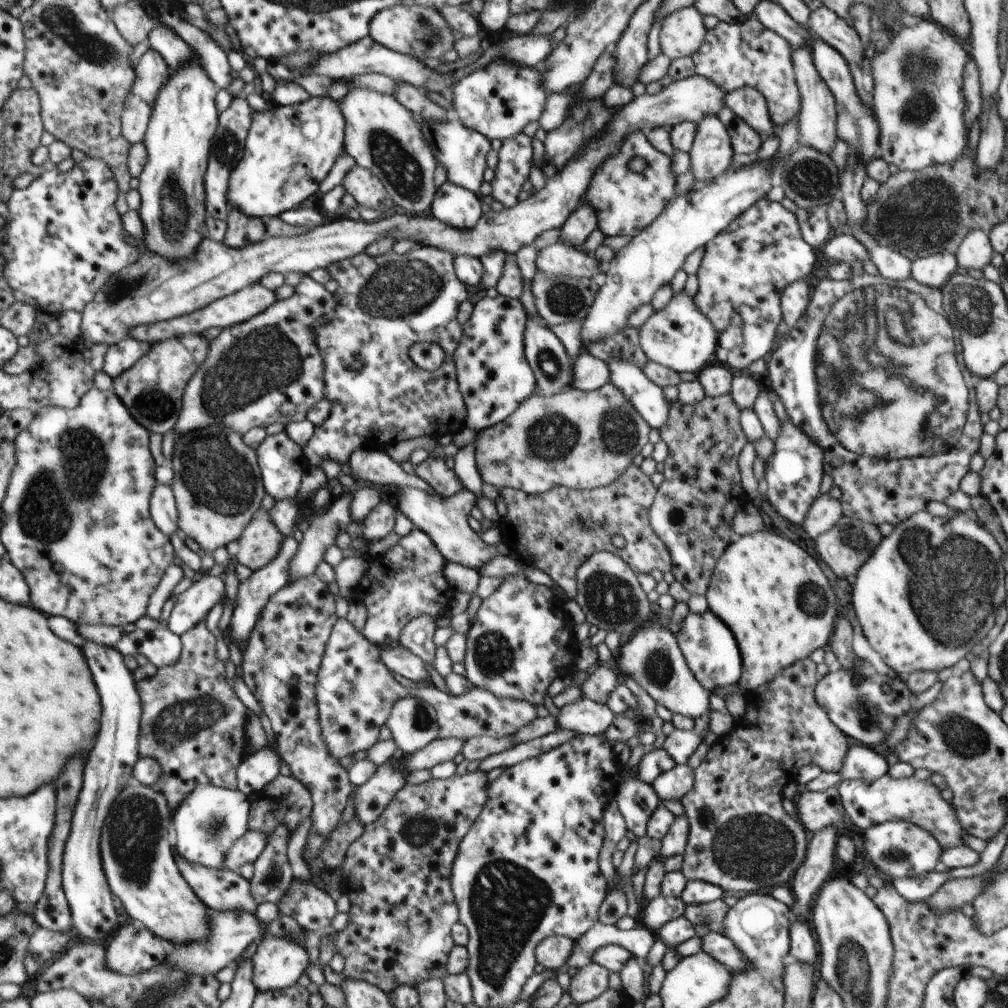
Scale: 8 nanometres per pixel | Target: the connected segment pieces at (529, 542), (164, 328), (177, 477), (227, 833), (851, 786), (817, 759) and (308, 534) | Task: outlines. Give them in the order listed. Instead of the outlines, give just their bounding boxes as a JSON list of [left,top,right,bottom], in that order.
[[498,464,670,600],[127,282,278,345],[171,424,265,555],[174,785,251,869],[837,774,966,850],[680,657,850,895],[288,493,352,582]]

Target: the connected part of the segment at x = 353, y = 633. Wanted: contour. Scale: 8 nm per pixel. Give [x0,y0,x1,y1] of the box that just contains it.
[316,618,408,757]

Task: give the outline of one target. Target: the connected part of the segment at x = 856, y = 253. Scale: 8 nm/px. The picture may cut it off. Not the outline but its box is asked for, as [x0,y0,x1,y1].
[822,230,870,264]

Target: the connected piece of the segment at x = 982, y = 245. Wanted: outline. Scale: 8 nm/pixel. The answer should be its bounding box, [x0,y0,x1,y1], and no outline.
[955,230,994,272]

